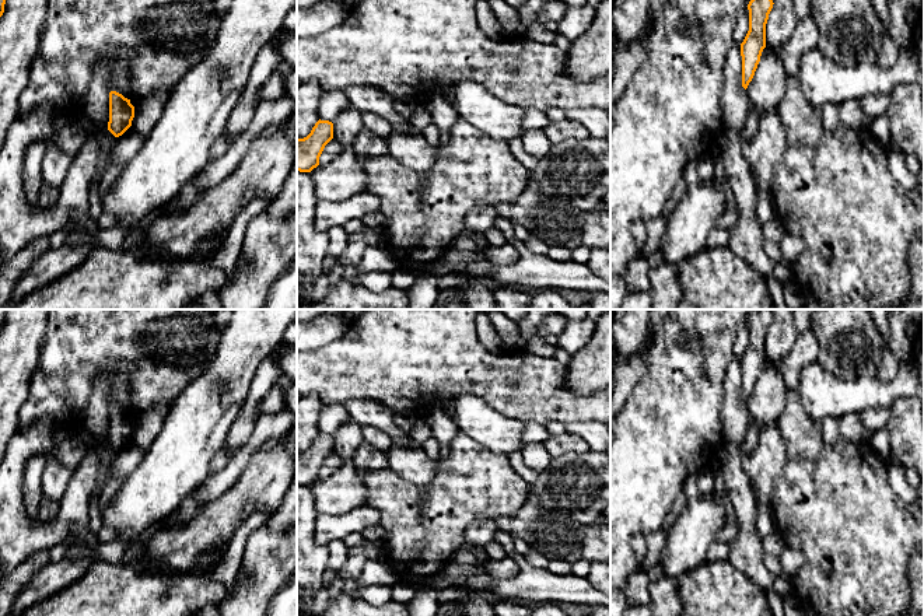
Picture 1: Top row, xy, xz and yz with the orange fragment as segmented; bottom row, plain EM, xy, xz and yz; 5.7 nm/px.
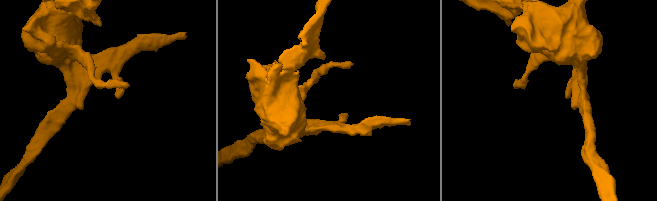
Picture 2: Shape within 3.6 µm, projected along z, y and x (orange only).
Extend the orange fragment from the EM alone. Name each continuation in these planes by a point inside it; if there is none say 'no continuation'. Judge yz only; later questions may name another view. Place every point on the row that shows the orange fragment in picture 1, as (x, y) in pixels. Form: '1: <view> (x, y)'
no continuation

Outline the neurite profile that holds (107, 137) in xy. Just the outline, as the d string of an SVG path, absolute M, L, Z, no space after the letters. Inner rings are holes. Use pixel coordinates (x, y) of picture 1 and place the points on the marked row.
M98 130L101 137L101 155L98 162L98 171L92 179L92 182L101 182L101 178L105 172L105 167L108 164L108 160L111 157L112 147L115 144L116 137L108 130Z

